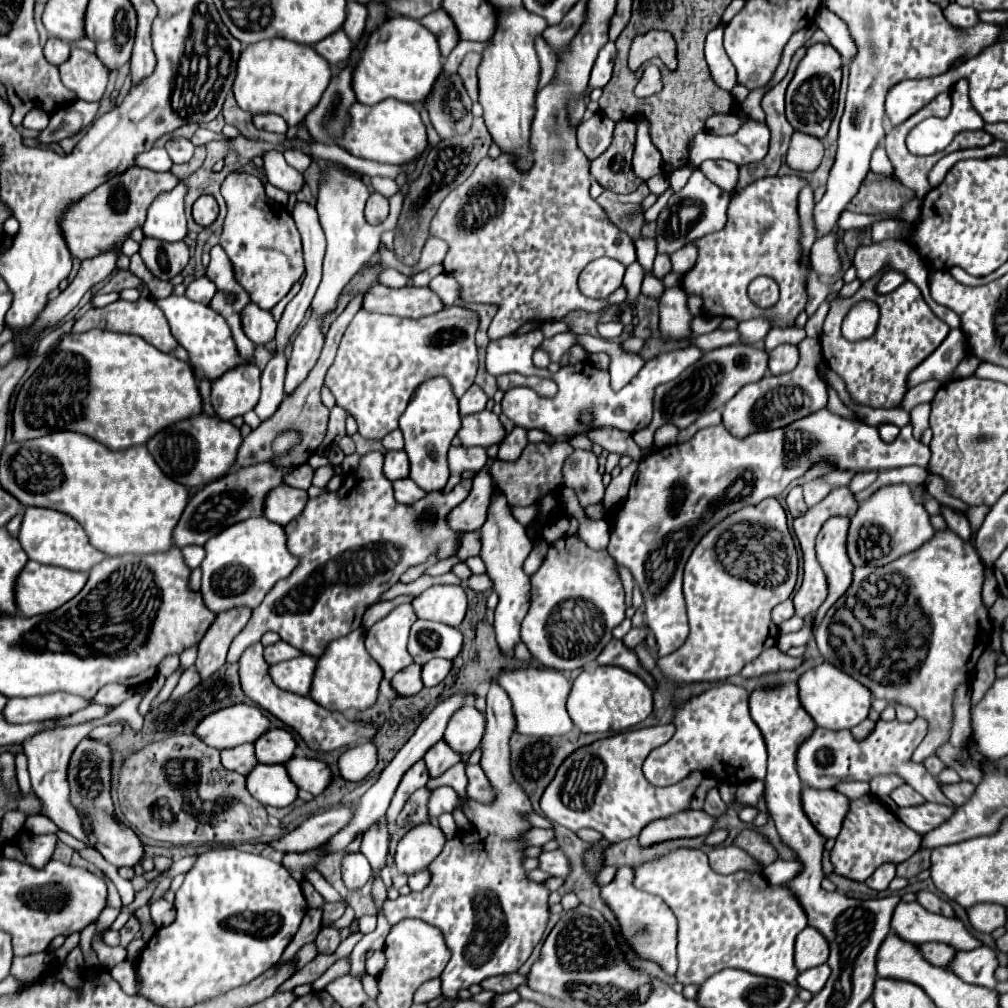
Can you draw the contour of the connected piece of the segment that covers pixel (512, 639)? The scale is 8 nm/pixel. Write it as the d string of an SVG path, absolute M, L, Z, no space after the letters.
M504 495L490 501L488 519L482 525L480 535L482 535L480 557L486 563L486 573L492 579L494 591L500 597L498 607L496 607L496 621L494 621L496 641L498 641L502 655L512 657L516 645L520 643L520 627L522 627L522 621L530 607L530 579L524 573L522 565L524 565L528 553L532 551L532 541L528 539L526 529L512 517Z

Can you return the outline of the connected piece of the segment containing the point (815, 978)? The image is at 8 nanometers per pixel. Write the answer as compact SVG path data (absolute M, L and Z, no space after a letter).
M824 963L824 965L818 965L818 967L814 967L814 969L808 969L808 971L800 973L798 979L796 979L796 983L798 983L802 989L808 989L808 991L812 991L812 993L818 993L818 991L822 991L822 987L826 985L828 977L830 977L830 965Z

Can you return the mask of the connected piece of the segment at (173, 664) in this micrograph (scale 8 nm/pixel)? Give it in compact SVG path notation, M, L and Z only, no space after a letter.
M170 655L170 657L166 657L160 665L158 665L158 673L160 675L164 675L164 677L170 677L176 669L178 669L178 657L174 657L174 655Z

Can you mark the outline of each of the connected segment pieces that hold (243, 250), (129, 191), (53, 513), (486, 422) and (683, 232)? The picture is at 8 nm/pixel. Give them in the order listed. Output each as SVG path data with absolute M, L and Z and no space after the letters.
M230 173L222 183L222 197L228 205L228 215L220 245L234 265L236 279L248 289L252 303L272 309L304 273L302 241L292 215L282 213L284 207L276 211L264 193L264 183L250 173Z
M130 167L108 179L104 185L98 185L92 193L86 193L80 201L68 205L60 217L60 229L70 255L76 259L88 259L104 253L112 245L122 245L132 229L144 223L146 209L154 197L162 191L170 191L176 183L178 179L172 171L156 173L142 167Z
M46 507L26 509L18 541L32 561L38 561L44 565L58 565L58 567L72 569L72 571L90 571L94 565L98 565L106 557L102 551L90 545L86 531L76 519L56 509L46 509Z
M482 411L462 417L462 427L456 435L466 447L490 447L504 439L504 427L498 415L492 411Z
M694 167L694 173L690 175L686 187L672 195L668 205L658 215L658 253L674 253L682 245L690 243L696 237L704 237L708 233L720 231L726 223L726 209L730 203L730 193L722 191L720 187L712 185L708 177L700 171L700 167Z

